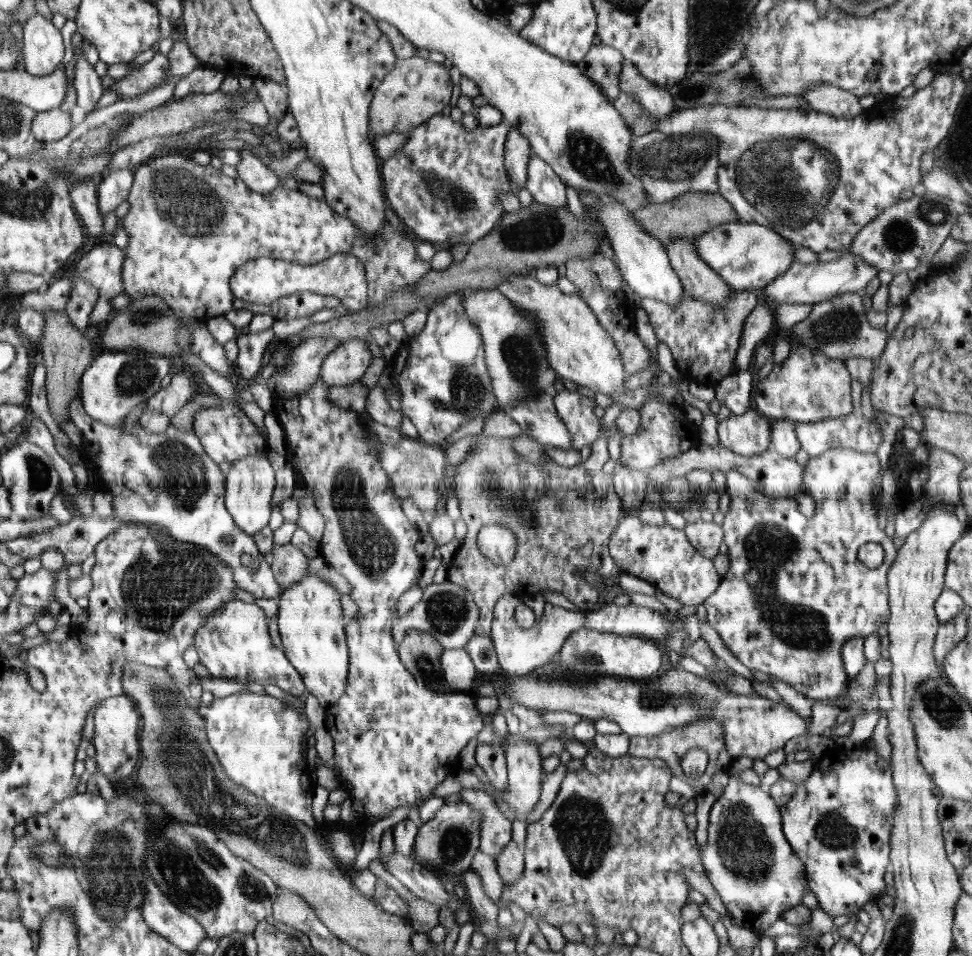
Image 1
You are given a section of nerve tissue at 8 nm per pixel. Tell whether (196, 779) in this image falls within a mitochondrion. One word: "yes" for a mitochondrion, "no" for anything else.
yes

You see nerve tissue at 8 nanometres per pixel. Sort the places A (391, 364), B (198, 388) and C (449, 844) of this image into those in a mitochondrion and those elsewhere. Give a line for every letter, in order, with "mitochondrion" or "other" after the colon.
A: other
B: other
C: mitochondrion

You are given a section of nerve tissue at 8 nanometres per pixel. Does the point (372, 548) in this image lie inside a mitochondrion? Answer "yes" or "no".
yes

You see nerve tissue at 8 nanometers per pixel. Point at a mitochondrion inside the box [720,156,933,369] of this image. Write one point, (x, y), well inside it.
(840, 326)

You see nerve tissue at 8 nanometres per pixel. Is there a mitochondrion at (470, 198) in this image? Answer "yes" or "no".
yes

